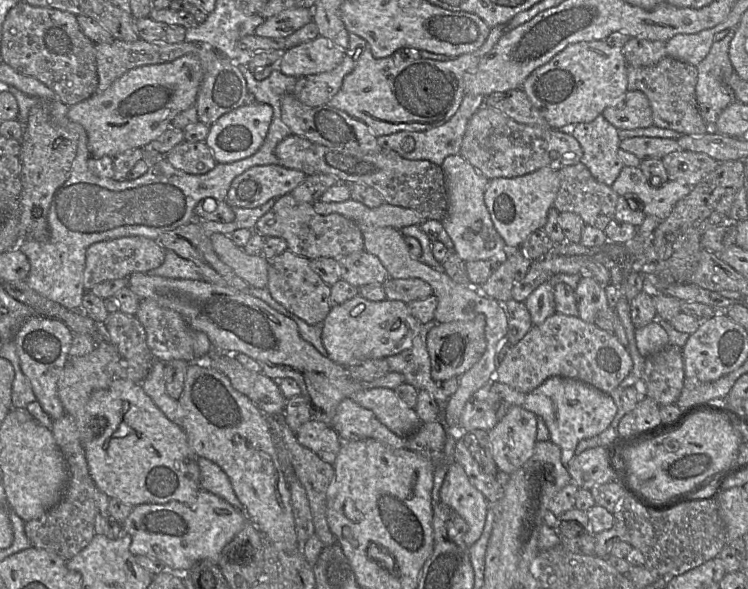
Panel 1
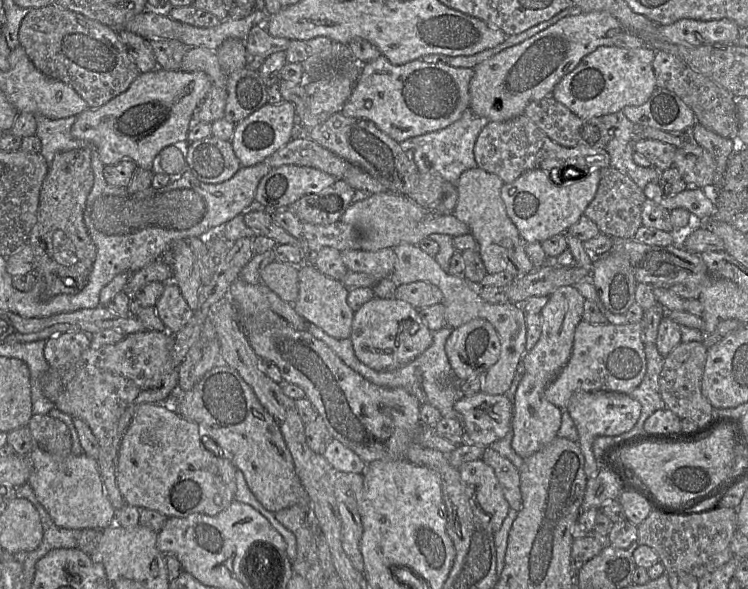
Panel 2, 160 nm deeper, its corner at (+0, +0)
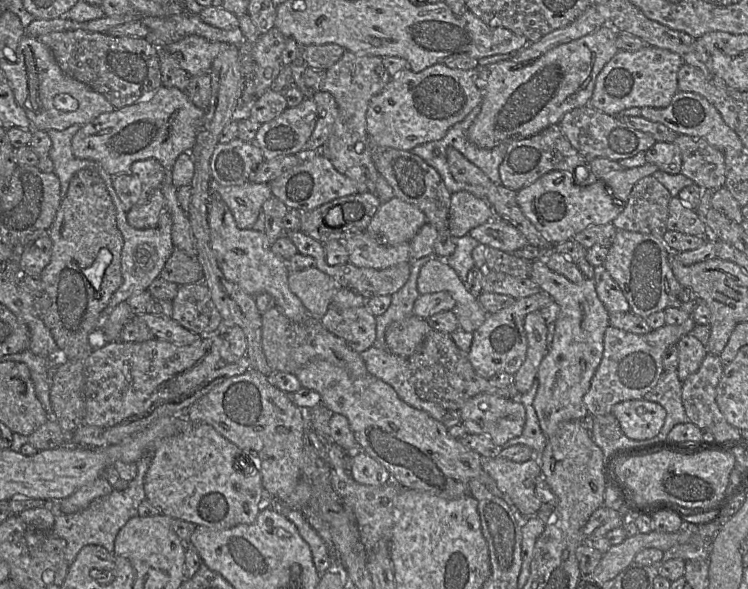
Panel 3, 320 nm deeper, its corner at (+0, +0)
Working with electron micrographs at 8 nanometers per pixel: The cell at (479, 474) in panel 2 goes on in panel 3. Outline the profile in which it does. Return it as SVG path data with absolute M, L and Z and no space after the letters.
M495 457L484 459L482 468L523 517L536 515L543 503L536 494L536 482L542 476L538 459L517 463Z

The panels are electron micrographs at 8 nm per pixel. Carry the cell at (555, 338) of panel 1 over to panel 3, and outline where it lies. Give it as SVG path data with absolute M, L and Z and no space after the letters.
M687 319L681 325L667 325L647 334L635 334L608 326L603 340L601 362L593 375L590 388L583 402L592 417L609 414L613 405L627 400L644 400L644 396L657 384L664 372L663 354L667 347L676 344L696 326L695 321Z

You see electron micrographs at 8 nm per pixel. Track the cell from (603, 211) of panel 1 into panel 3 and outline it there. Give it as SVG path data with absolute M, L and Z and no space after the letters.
M646 176L634 186L623 211L612 221L618 230L662 237L667 231L672 195L656 178Z

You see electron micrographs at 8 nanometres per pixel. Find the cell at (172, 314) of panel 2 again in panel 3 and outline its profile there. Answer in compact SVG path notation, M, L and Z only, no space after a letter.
M203 282L179 285L170 317L199 336L216 333L223 321Z

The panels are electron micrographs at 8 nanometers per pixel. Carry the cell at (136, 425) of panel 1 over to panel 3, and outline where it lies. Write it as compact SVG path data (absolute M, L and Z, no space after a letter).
M187 422L187 427L176 435L163 438L156 442L149 451L150 464L144 477L144 492L146 500L152 505L158 507L163 515L167 515L171 518L180 519L183 521L192 522L198 525L204 525L213 529L228 529L240 524L251 524L253 523L259 512L259 503L264 497L270 497L265 491L262 484L262 477L258 468L249 466L252 469L248 469L242 462L244 461L243 450L239 449L234 443L227 440L221 434L219 434L212 426L206 423L190 423Z

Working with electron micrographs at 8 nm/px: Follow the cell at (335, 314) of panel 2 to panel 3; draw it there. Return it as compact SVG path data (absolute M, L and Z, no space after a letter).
M332 303L319 320L328 331L343 339L358 354L375 344L376 316L366 306L340 309Z

